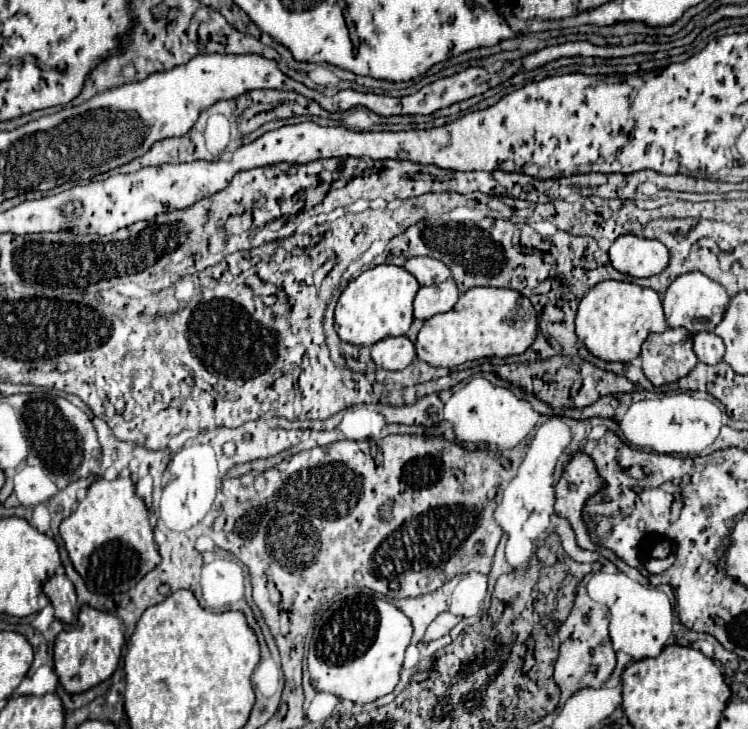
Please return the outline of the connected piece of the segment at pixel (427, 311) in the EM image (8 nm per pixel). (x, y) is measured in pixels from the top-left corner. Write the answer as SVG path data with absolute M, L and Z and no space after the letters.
M452 278L438 286L422 286L414 300L414 316L418 320L428 320L436 314L448 312L458 302L460 290Z

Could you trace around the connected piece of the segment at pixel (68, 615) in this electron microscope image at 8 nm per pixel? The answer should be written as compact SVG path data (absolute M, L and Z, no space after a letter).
M58 568L56 574L44 584L44 594L50 598L52 608L54 608L54 616L60 622L72 624L74 616L76 616L76 592L72 582L66 578L64 568Z

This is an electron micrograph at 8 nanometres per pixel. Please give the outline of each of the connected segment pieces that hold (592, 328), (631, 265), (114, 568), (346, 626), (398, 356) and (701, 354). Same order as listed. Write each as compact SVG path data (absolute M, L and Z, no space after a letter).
M598 282L580 300L576 316L578 340L604 362L632 362L636 356L640 356L640 348L648 334L664 332L666 328L668 324L664 320L660 294L632 282Z
M634 234L620 236L610 248L612 266L632 278L650 278L668 266L668 248L658 240L640 238Z
M98 478L90 484L84 502L60 524L60 536L70 562L84 578L86 588L94 594L112 596L128 592L160 564L160 554L148 522L148 508L144 500L136 496L130 478L116 478L110 482Z
M356 594L334 602L314 628L308 650L310 682L318 692L328 692L354 704L374 702L396 688L410 638L410 620L384 598Z
M406 336L384 338L376 342L370 350L374 364L384 370L404 370L416 358L414 344Z
M698 332L694 336L694 352L704 364L718 364L724 358L724 342L712 332Z

